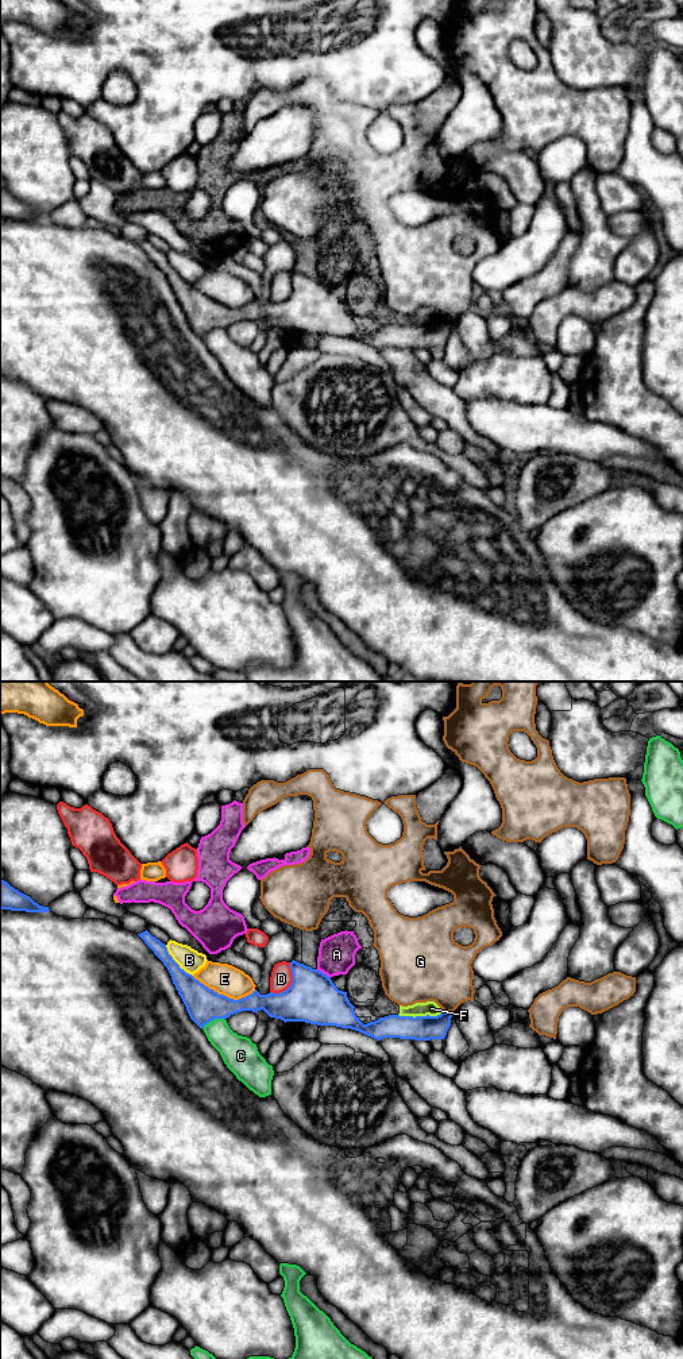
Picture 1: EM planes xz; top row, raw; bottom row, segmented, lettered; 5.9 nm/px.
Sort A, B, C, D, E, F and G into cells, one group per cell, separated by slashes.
A F / B / C / D / E / G

